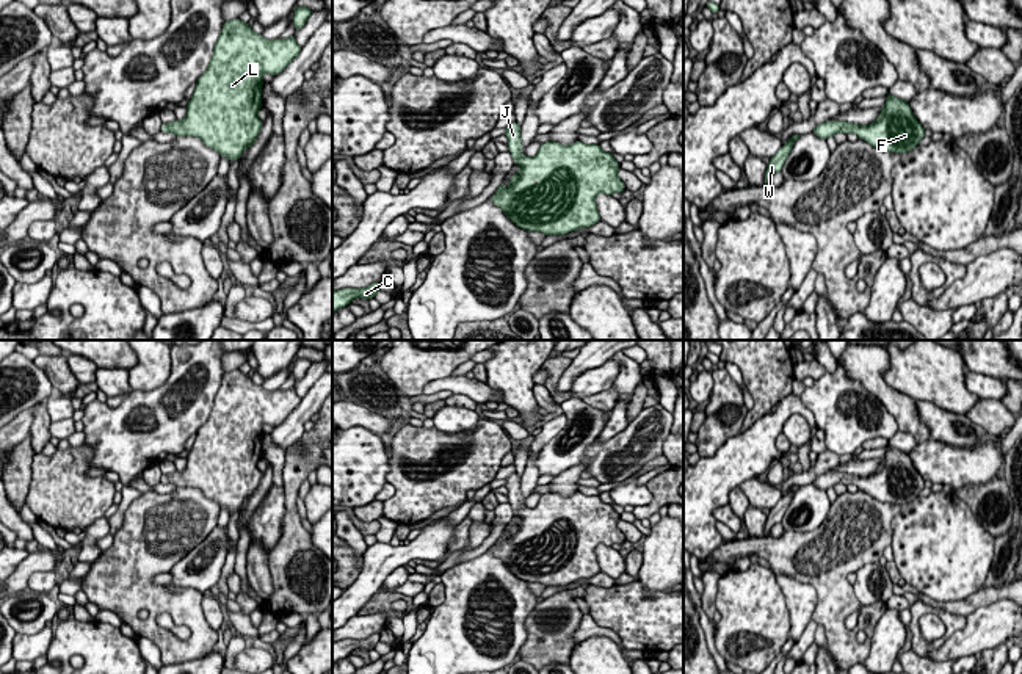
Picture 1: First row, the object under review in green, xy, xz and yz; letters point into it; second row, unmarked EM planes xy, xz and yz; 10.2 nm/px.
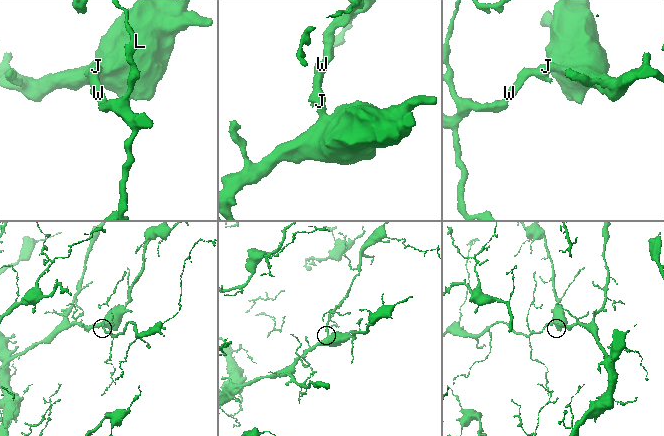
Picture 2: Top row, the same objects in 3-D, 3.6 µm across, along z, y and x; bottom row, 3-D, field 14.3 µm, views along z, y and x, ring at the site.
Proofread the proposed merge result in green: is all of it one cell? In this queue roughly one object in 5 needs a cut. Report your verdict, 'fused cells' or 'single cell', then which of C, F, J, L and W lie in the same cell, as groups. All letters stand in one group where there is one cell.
single cell | C F J L W

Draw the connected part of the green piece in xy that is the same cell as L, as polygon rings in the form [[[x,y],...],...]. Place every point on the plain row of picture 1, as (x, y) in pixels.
[[[238,368],[224,373],[210,415],[196,433],[185,470],[161,475],[161,483],[198,487],[219,508],[240,511],[263,477],[257,469],[262,428],[279,426],[299,403],[295,386],[265,390]]]

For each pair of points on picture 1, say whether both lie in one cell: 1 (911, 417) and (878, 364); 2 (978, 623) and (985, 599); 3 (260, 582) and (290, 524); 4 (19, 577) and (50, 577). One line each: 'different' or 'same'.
1: same
2: different
3: different
4: different

